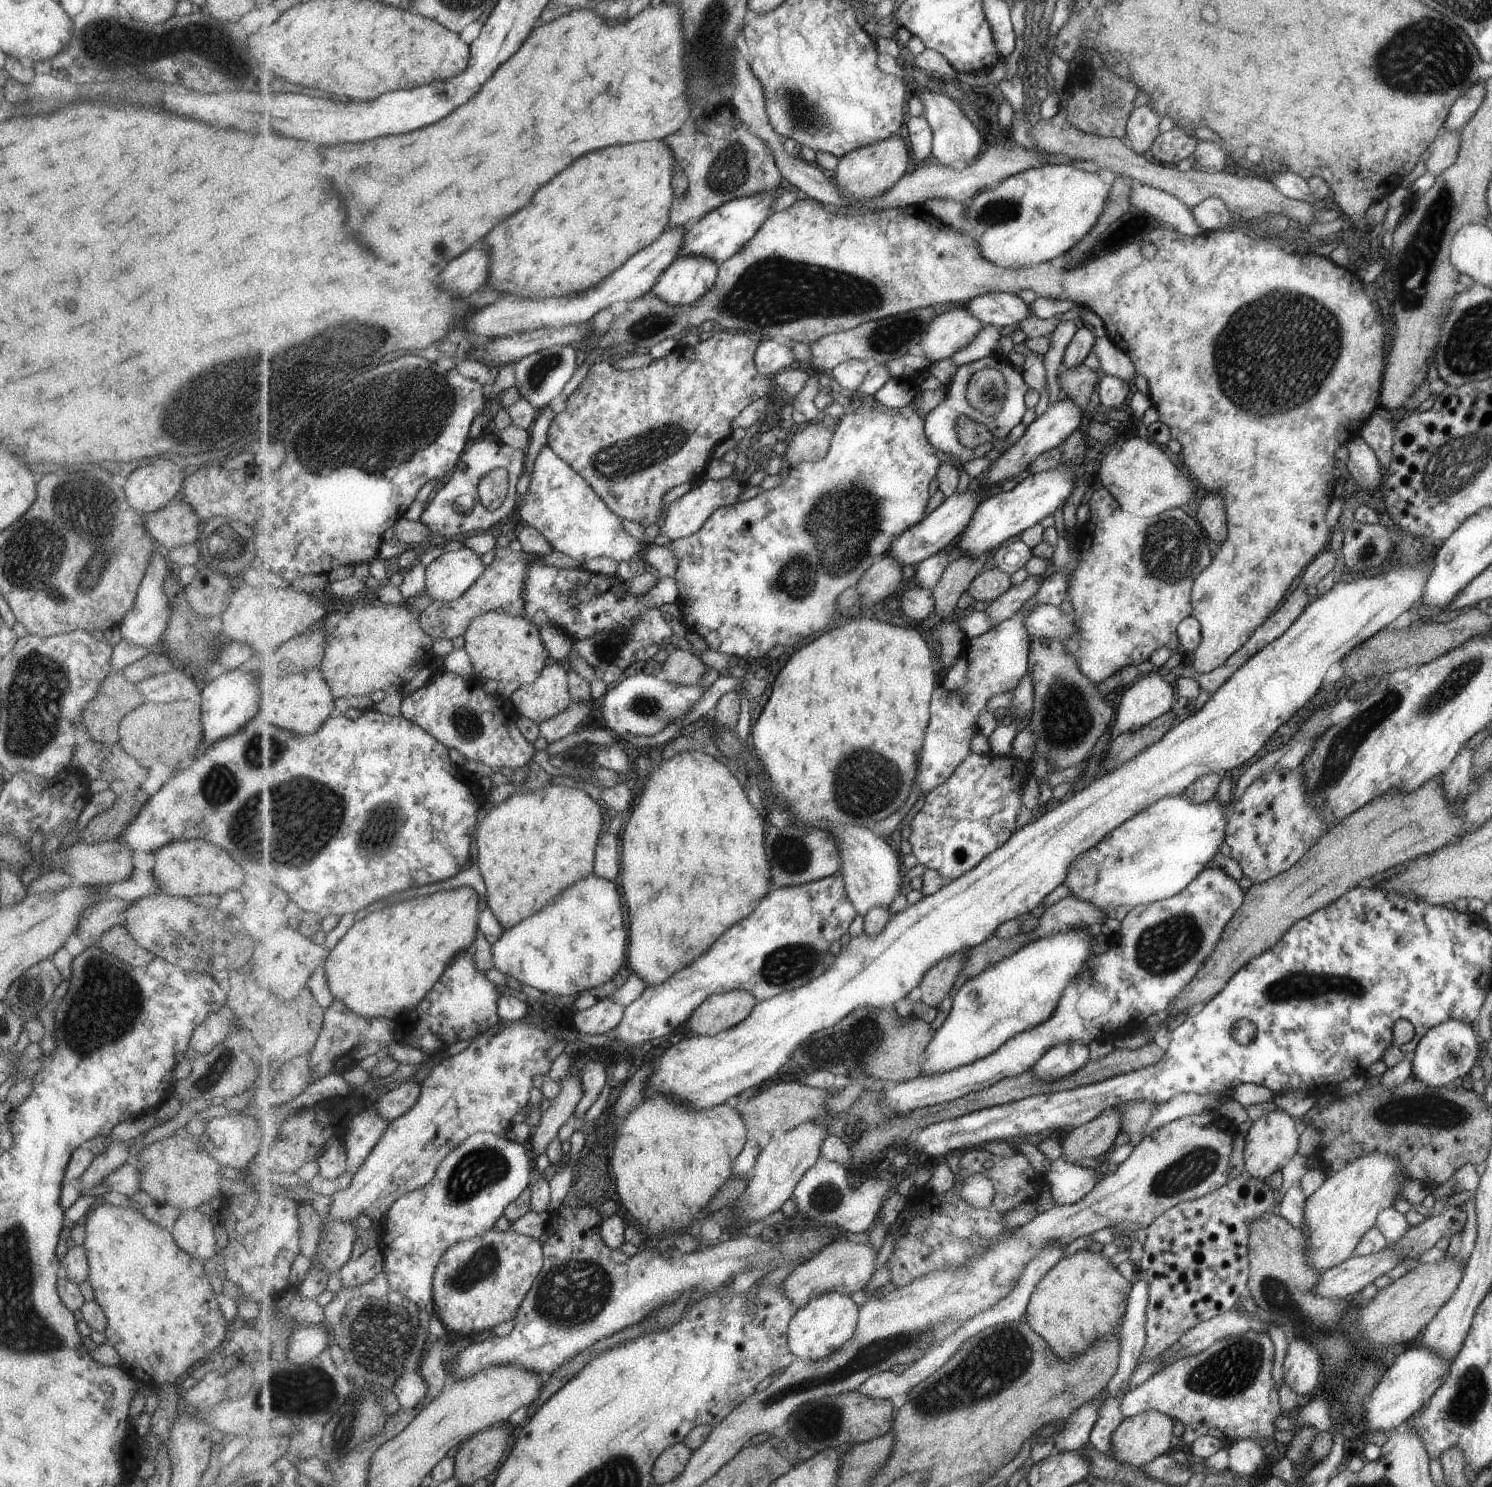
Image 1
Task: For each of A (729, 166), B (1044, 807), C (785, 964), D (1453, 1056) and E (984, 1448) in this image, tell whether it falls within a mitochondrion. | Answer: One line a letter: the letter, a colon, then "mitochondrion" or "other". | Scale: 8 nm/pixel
A: mitochondrion
B: other
C: mitochondrion
D: mitochondrion
E: other

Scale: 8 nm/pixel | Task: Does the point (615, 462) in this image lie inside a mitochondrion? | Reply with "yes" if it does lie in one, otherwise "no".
yes

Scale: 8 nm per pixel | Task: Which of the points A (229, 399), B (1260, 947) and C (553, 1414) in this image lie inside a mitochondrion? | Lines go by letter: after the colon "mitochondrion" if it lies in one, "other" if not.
A: mitochondrion
B: other
C: other

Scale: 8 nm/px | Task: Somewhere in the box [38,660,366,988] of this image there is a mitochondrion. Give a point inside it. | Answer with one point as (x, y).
(230, 784)

